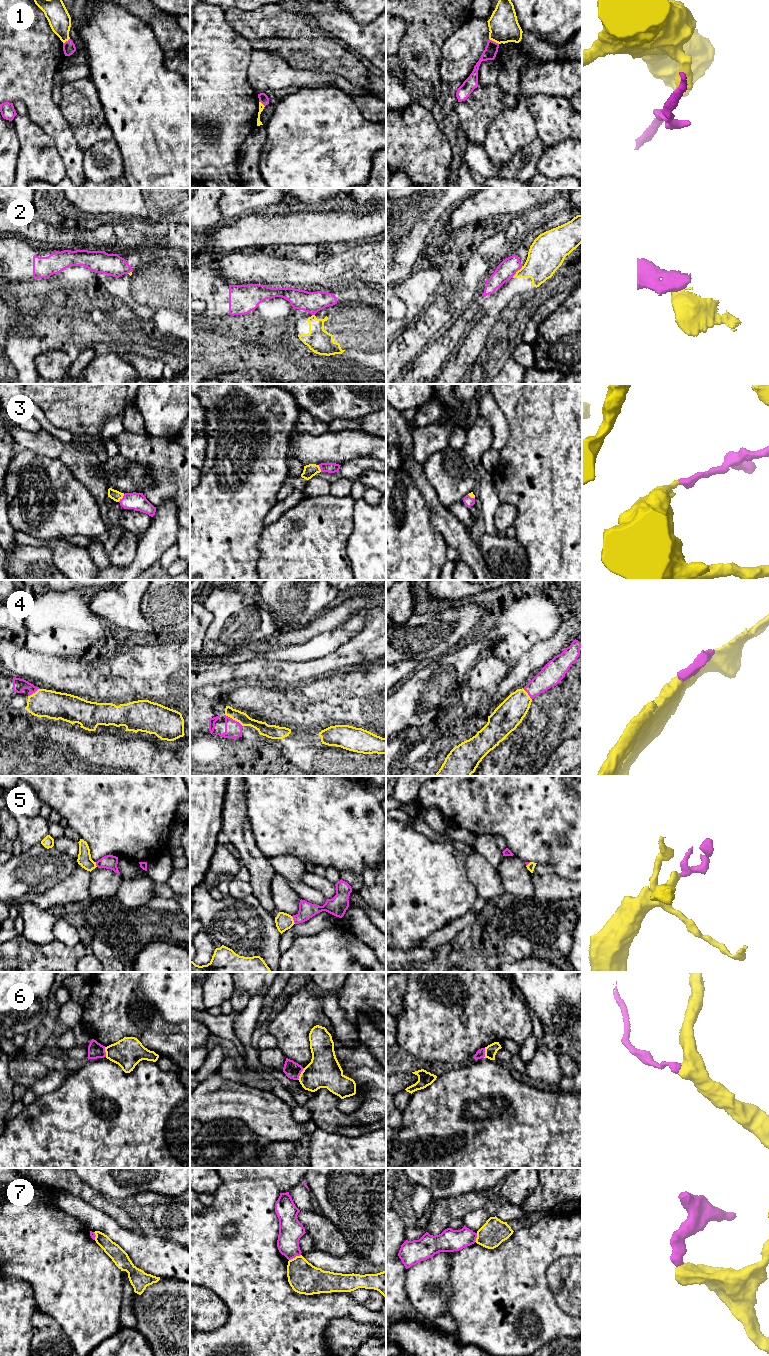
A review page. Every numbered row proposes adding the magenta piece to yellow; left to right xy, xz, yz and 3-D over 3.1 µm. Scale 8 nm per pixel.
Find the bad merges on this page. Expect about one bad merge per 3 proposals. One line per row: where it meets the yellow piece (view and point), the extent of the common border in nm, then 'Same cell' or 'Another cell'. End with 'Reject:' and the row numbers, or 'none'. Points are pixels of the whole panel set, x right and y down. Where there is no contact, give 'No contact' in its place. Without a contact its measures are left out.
1: Touches yellow at yz (494, 41). Shared border 90 nm. Another cell
2: Touches yellow at yz (516, 272). Shared border 130 nm. Another cell
3: Touches yellow at xy (121, 498). Shared border 80 nm. Same cell
4: Touches yellow at xz (234, 719). Shared border 170 nm. Same cell
5: Touches yellow at xz (293, 920). Shared border 70 nm. Same cell
6: Touches yellow at xz (300, 1074). Shared border 110 nm. Same cell
7: Touches yellow at xz (295, 1257). Shared border 110 nm. Another cell
Reject: 1, 2, 7

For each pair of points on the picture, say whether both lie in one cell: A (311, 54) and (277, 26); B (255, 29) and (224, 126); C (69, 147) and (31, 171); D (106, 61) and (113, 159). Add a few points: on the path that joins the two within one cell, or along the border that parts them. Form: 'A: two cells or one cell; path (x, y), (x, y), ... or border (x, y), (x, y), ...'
A: one cell; path (303, 46), (293, 36), (285, 34)
B: two cells; border (232, 29), (241, 35), (253, 49)
C: two cells; border (46, 133), (53, 140), (67, 175)
D: two cells; border (113, 137), (122, 160)

